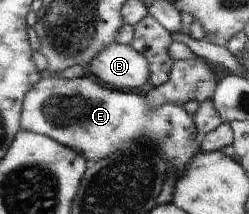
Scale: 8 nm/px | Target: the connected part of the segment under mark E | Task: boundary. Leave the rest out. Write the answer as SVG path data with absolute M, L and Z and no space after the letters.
M52 76L51 78L42 78L24 97L24 103L22 103L22 115L20 115L20 128L22 130L29 130L36 132L37 134L44 134L48 137L54 138L56 141L62 142L64 145L70 146L76 153L81 154L86 160L98 161L99 159L105 158L110 154L113 154L117 149L119 150L122 146L131 145L132 141L138 137L142 137L144 141L150 140L155 144L158 144L159 150L167 161L167 171L169 172L171 167L175 169L175 177L177 177L183 172L187 161L195 154L200 152L198 139L195 137L195 125L191 115L188 115L183 106L178 104L164 104L155 108L152 108L144 97L144 91L128 91L128 90L114 90L110 91L108 86L108 91L102 89L98 83L88 83L88 78L74 78L74 79L63 79Z

